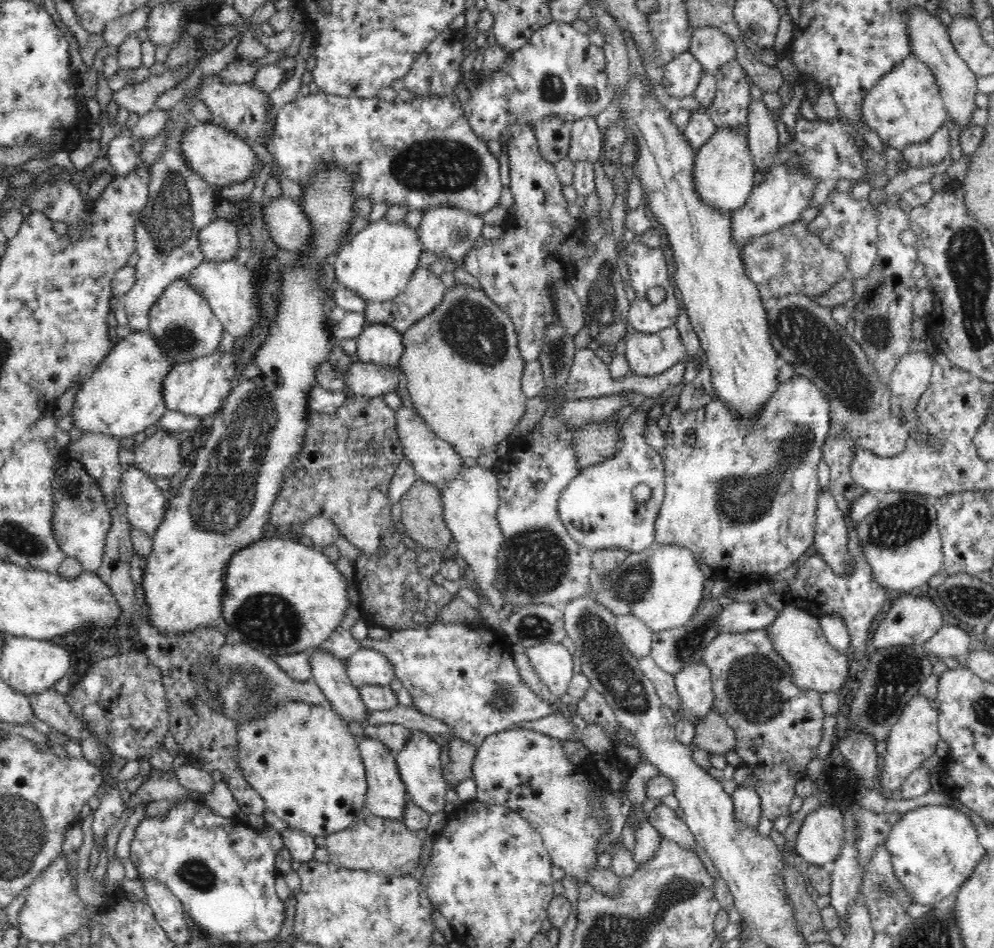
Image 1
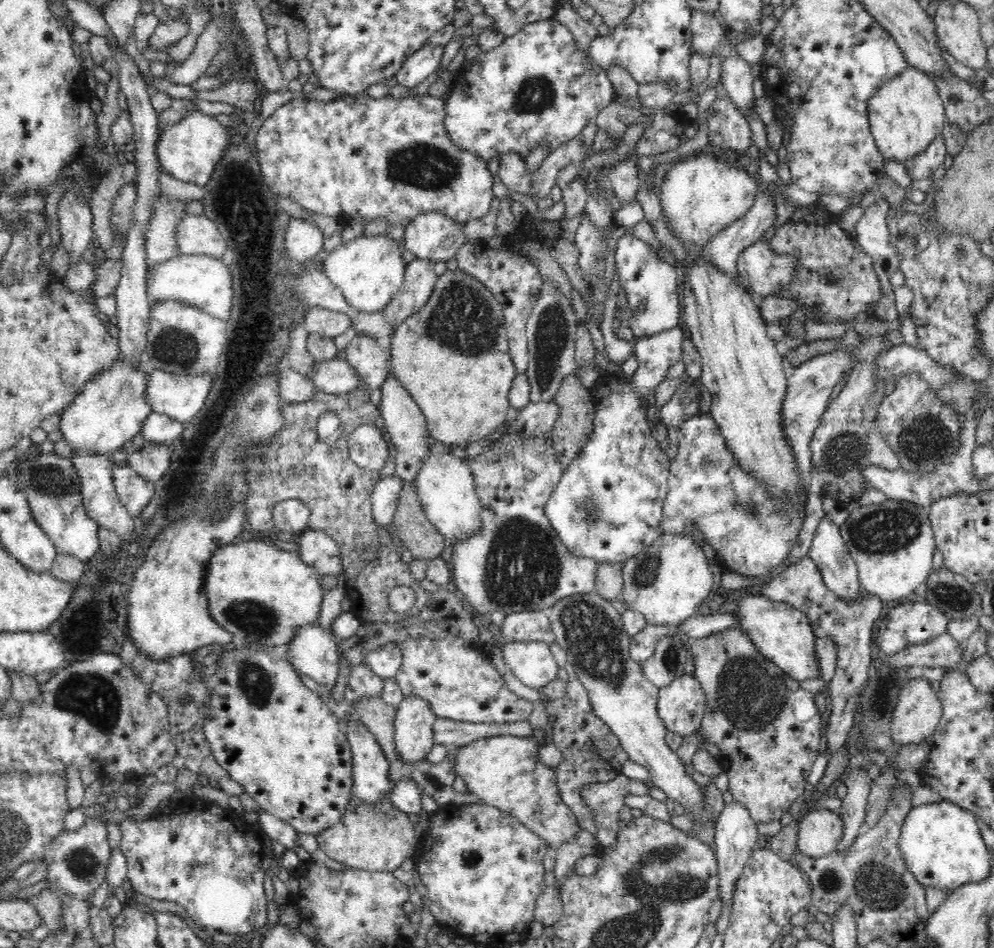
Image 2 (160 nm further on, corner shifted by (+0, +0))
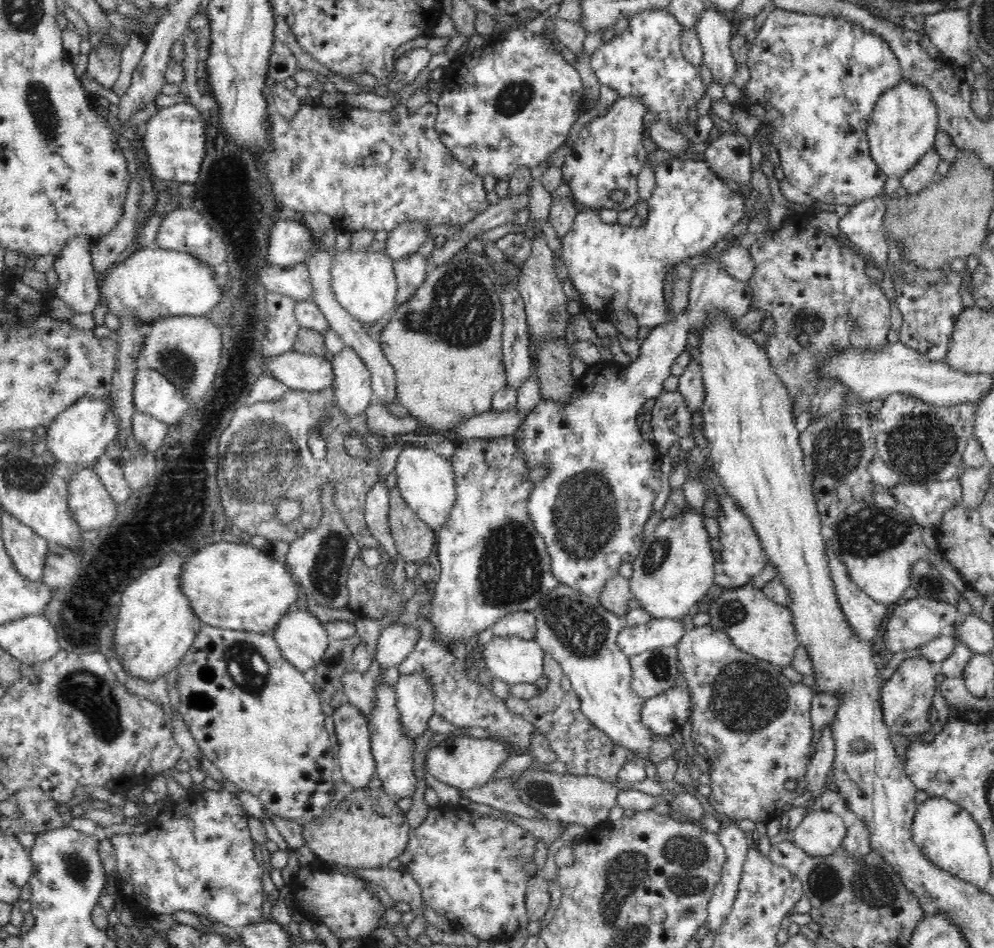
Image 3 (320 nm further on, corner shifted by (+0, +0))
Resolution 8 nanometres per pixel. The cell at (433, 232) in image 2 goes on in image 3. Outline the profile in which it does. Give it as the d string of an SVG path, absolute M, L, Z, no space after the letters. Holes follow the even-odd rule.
M416 221L400 224L391 231L387 231L387 240L383 251L392 261L402 259L403 256L410 253L418 252L420 244L428 238L428 231L426 231L428 228L430 226L427 224Z

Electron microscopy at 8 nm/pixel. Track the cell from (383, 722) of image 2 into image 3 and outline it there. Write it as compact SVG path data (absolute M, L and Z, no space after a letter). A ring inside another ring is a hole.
M350 668L343 674L341 681L349 702L369 719L374 708L376 674L372 670L362 673Z

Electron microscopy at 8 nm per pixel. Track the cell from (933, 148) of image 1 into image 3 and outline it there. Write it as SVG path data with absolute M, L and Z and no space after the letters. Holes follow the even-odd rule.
M932 147L918 160L914 168L910 168L904 176L901 176L901 186L909 192L909 195L917 195L932 183L932 176L936 174L940 159L937 150Z

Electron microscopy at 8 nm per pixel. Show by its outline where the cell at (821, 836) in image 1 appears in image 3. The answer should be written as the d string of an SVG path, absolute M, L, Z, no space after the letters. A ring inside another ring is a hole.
M812 811L793 831L793 843L810 856L828 856L840 849L846 826L840 816L830 811Z

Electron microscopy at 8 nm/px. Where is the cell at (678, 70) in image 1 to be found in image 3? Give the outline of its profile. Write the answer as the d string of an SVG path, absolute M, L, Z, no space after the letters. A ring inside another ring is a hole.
M633 96L626 98L618 97L614 104L598 115L598 120L589 120L578 133L572 151L568 151L561 169L563 182L571 190L571 198L580 207L608 208L610 210L628 210L636 204L639 199L637 191L637 178L640 170L644 168L647 161L647 152L642 141L643 130L645 128L644 115L648 112L647 106ZM594 132L598 132L598 138L602 142L594 142ZM614 190L625 190L623 201L612 200Z

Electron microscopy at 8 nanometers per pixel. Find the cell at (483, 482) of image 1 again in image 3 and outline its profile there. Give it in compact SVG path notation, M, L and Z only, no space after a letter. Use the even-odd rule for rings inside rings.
M414 444L405 445L393 468L397 476L397 488L406 504L430 528L438 530L448 518L456 500L457 481L454 467L448 457Z

